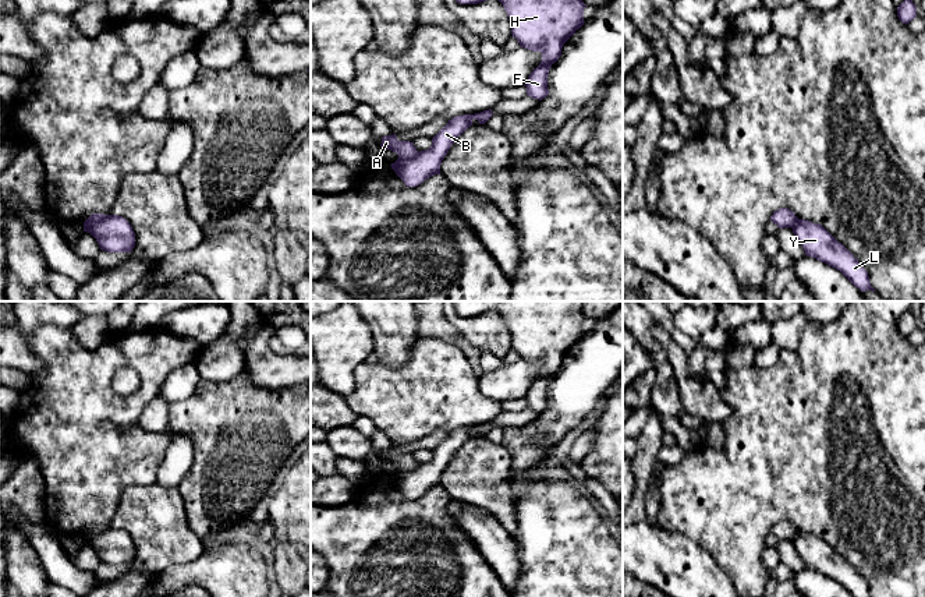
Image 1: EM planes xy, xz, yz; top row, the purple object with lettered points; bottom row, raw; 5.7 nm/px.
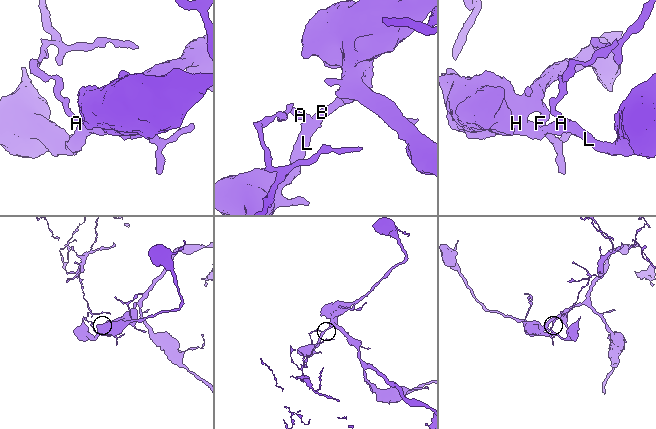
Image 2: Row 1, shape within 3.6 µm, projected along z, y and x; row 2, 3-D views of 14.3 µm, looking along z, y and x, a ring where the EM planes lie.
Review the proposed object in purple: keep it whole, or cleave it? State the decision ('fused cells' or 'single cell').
fused cells

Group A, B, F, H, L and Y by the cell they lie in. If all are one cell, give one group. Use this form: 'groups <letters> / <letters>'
groups A / B F H L Y

